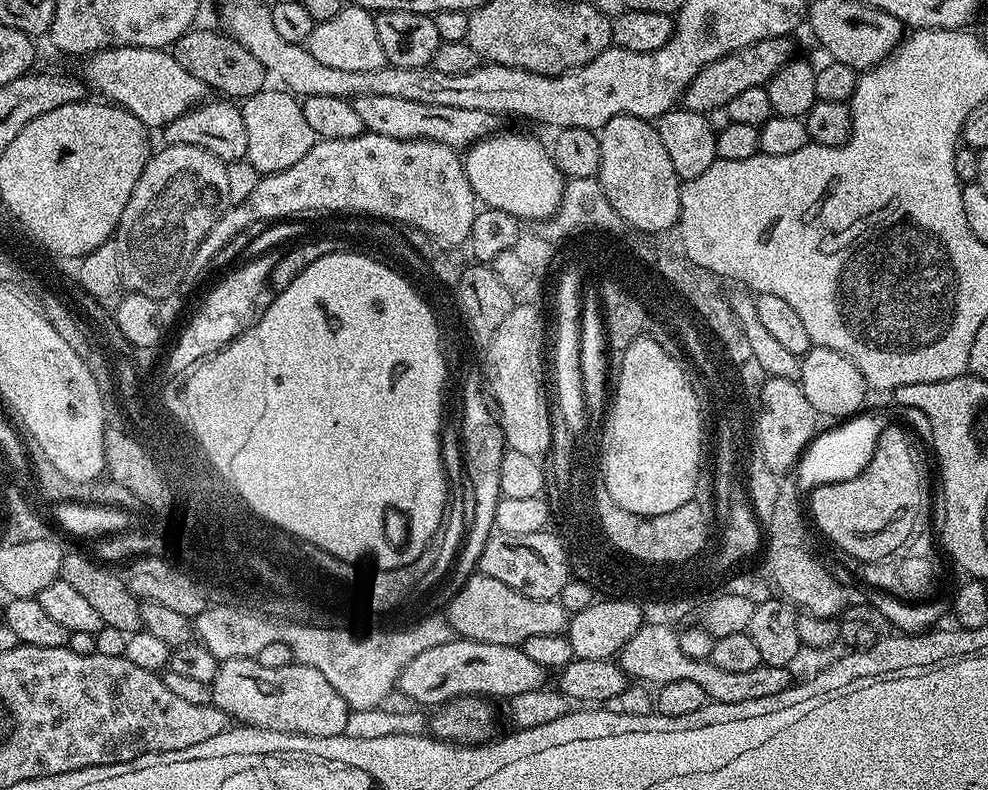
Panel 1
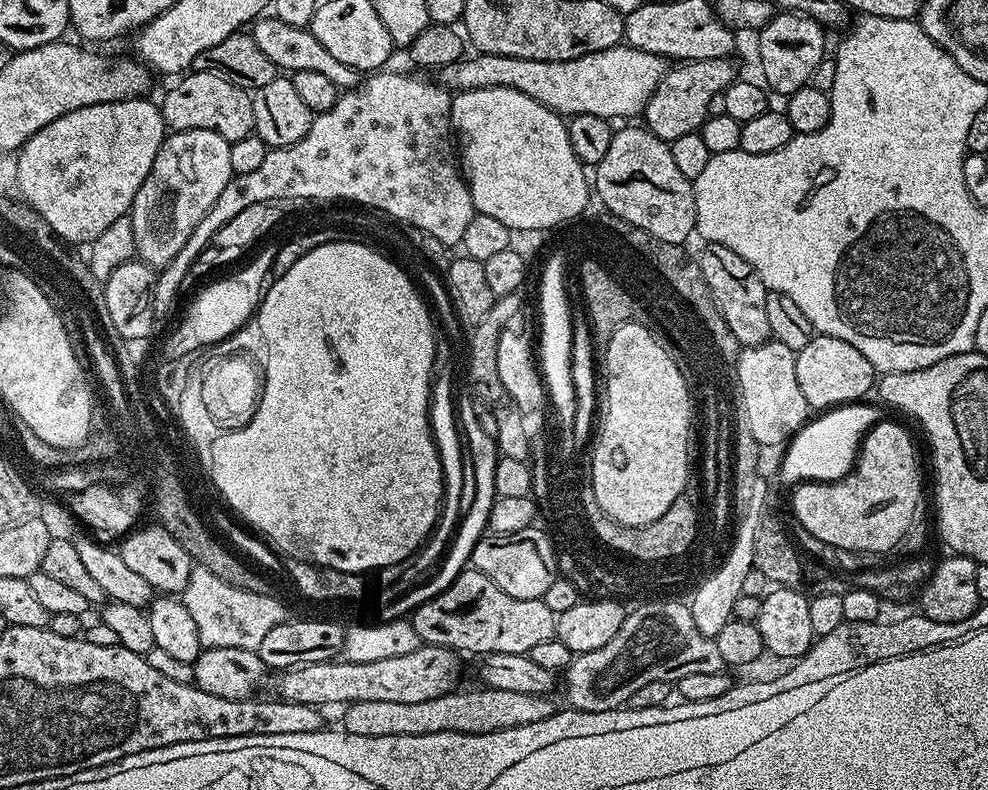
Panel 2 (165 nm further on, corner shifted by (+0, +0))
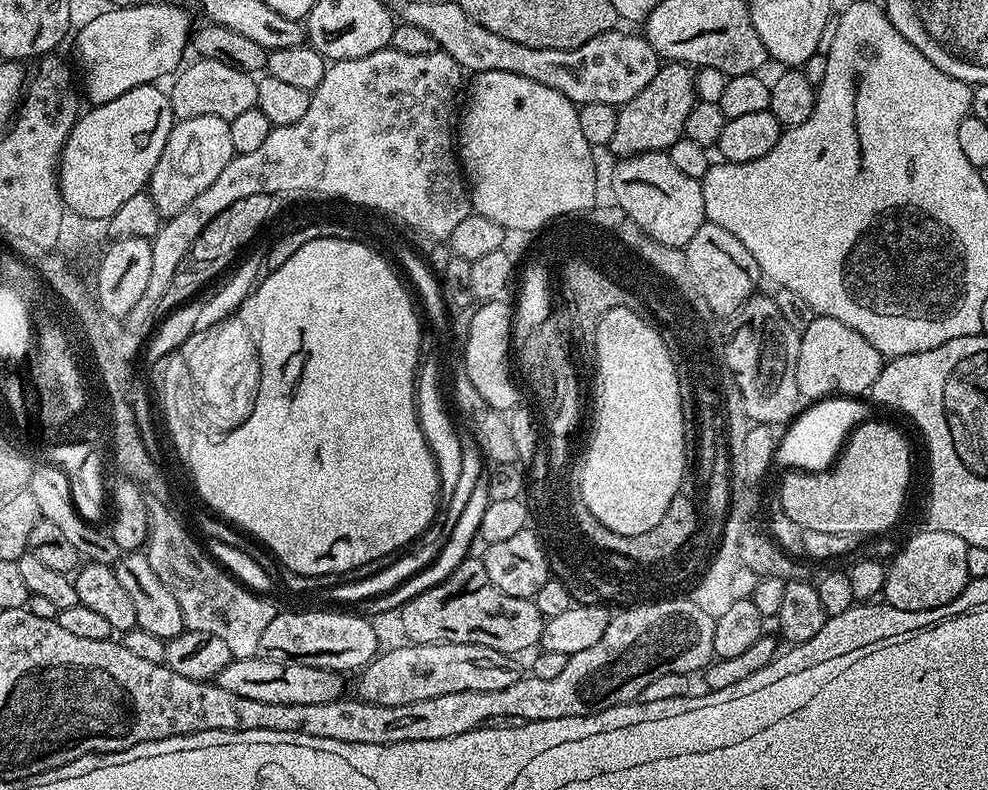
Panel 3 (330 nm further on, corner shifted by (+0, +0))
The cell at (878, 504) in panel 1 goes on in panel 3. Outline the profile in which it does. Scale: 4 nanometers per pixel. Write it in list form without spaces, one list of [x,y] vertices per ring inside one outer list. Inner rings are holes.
[[[894,421],[870,423],[855,433],[852,453],[837,472],[789,475],[784,500],[792,511],[791,519],[815,532],[839,534],[859,542],[897,535],[895,532],[908,520],[912,499],[918,496],[918,464],[912,461],[908,440]]]

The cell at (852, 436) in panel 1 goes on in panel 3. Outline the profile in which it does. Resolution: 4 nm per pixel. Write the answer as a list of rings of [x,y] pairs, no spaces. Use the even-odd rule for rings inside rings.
[[[825,397],[807,405],[787,427],[775,451],[775,463],[796,472],[820,474],[827,471],[836,458],[848,432],[868,417],[867,406],[857,397]]]

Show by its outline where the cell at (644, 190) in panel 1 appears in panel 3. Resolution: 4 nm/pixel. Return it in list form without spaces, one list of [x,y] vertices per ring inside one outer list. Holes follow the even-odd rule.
[[[667,151],[639,152],[637,156],[626,156],[612,172],[612,196],[614,204],[622,210],[627,209],[632,216],[647,228],[648,232],[669,244],[680,244],[680,241],[690,241],[698,228],[704,224],[704,199],[702,198],[702,183],[694,178],[686,178],[670,162]]]

